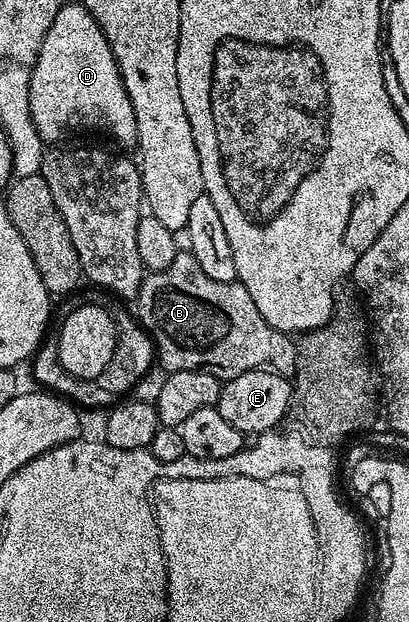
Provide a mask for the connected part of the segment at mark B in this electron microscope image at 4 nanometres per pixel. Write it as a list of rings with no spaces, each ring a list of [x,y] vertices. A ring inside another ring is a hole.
[[[187,249],[178,250],[167,269],[146,274],[135,300],[135,315],[153,337],[160,366],[170,373],[208,371],[224,381],[266,367],[279,375],[296,376],[296,342],[266,321],[240,281],[211,281]]]

